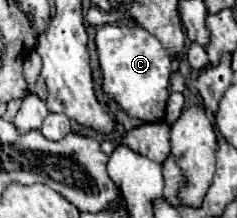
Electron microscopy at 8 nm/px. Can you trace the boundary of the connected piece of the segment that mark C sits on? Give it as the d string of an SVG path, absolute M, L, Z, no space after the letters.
M123 23L101 25L95 35L95 43L103 73L103 91L113 97L131 117L149 123L161 121L165 117L171 77L171 59L161 43L145 29Z

